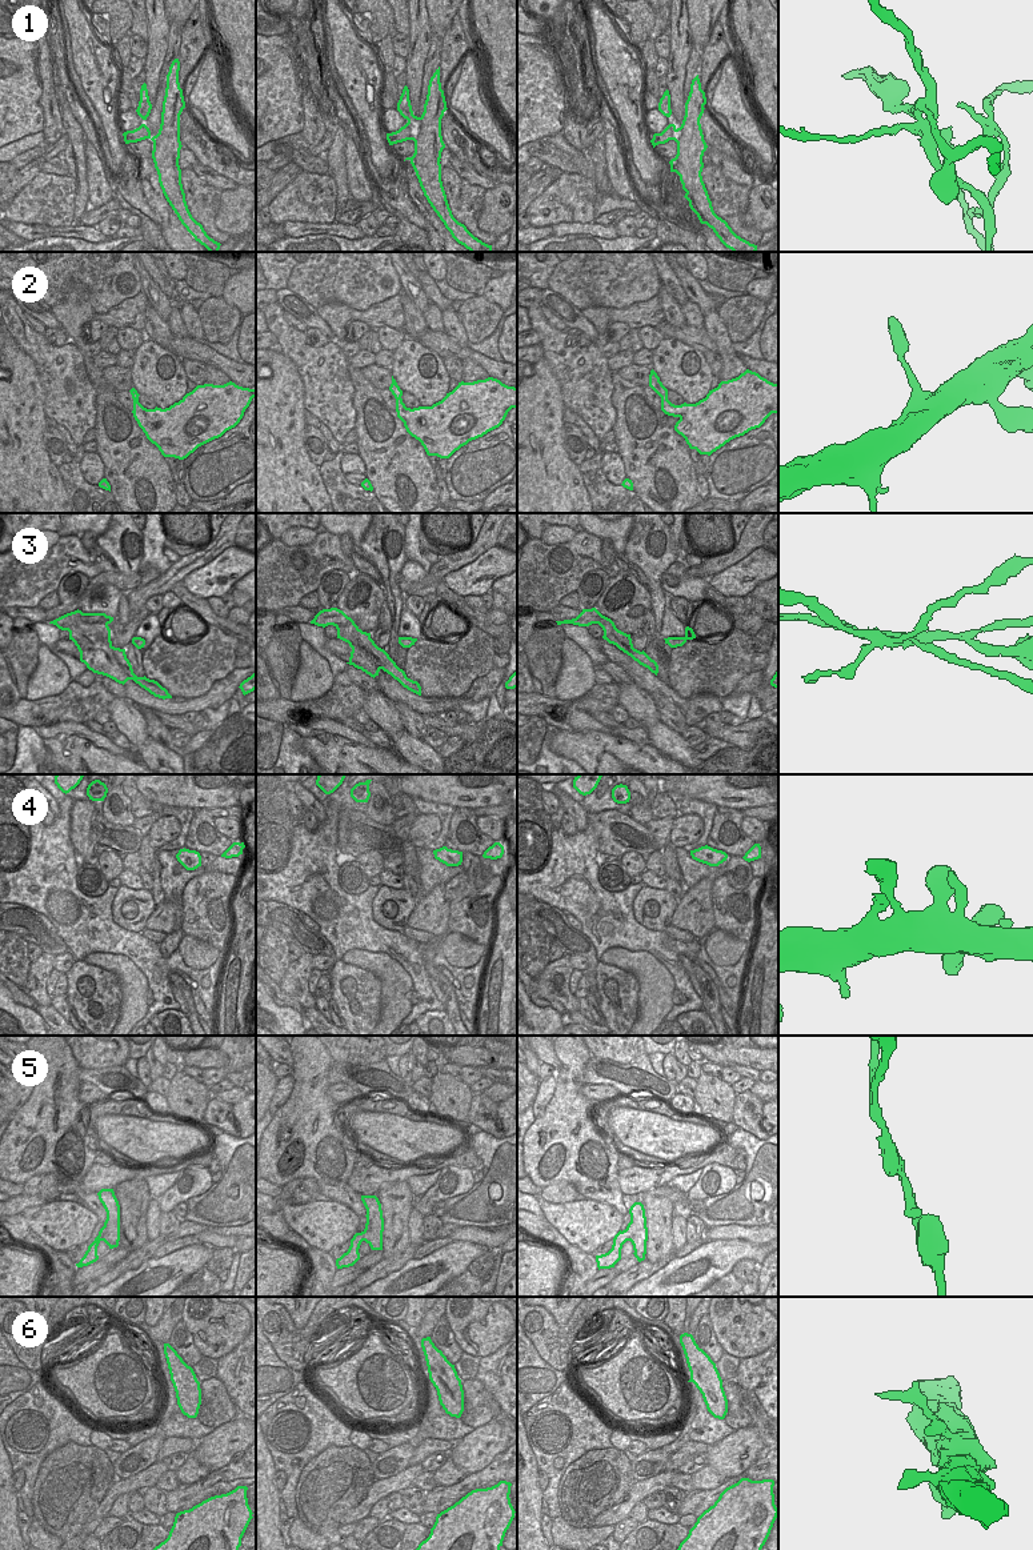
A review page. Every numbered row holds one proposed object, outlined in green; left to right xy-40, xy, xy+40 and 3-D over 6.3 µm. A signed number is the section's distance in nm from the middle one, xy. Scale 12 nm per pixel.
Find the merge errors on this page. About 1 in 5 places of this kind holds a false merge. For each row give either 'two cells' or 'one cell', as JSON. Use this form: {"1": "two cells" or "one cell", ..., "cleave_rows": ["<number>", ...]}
{"1": "two cells", "2": "one cell", "3": "two cells", "4": "one cell", "5": "one cell", "6": "one cell", "cleave_rows": ["1", "3"]}

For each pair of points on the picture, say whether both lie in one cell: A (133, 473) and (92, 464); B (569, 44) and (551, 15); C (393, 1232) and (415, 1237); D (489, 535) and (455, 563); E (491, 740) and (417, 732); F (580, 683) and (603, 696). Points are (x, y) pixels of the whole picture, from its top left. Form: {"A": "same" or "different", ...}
{"A": "different", "B": "same", "C": "different", "D": "same", "E": "different", "F": "different"}

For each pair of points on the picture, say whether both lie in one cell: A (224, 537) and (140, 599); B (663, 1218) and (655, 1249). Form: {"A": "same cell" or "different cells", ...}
{"A": "same cell", "B": "same cell"}

